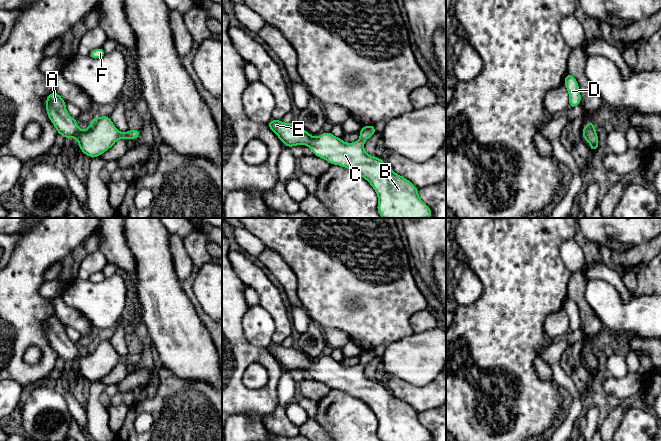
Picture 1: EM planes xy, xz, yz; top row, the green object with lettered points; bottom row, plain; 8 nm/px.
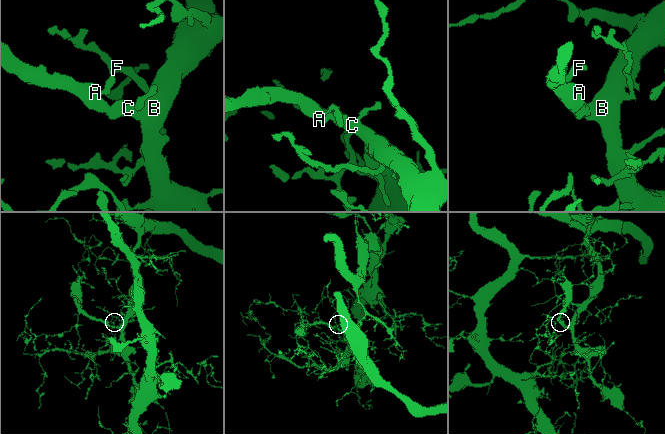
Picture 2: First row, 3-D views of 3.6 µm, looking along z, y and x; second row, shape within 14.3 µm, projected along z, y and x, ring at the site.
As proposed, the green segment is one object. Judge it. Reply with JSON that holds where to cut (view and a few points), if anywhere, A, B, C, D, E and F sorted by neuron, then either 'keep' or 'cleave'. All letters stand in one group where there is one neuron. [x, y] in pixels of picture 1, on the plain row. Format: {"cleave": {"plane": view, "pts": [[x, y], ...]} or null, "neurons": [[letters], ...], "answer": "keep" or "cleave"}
{"cleave": null, "neurons": [["A", "B", "C", "D", "E", "F"]], "answer": "keep"}

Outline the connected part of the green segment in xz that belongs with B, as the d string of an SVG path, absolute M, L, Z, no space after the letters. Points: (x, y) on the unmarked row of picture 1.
M271 344L267 350L286 371L306 369L315 380L331 389L340 389L362 400L378 420L377 435L381 441L432 440L432 434L420 423L416 410L396 398L382 383L365 376L364 366L376 357L374 349L362 350L359 364L353 367L345 367L331 356L313 361L296 346Z

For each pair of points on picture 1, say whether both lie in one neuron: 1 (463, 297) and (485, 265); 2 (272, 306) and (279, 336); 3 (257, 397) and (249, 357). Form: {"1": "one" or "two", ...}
{"1": "two", "2": "one", "3": "one"}

